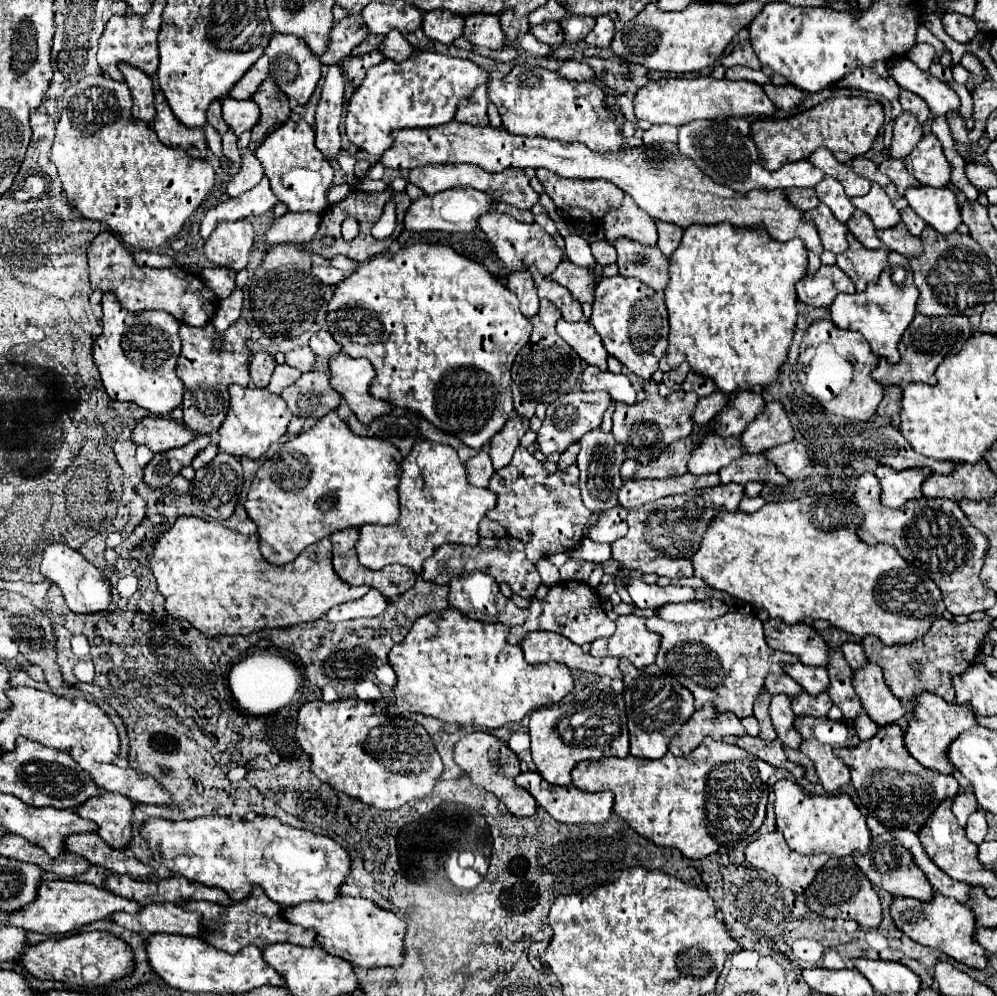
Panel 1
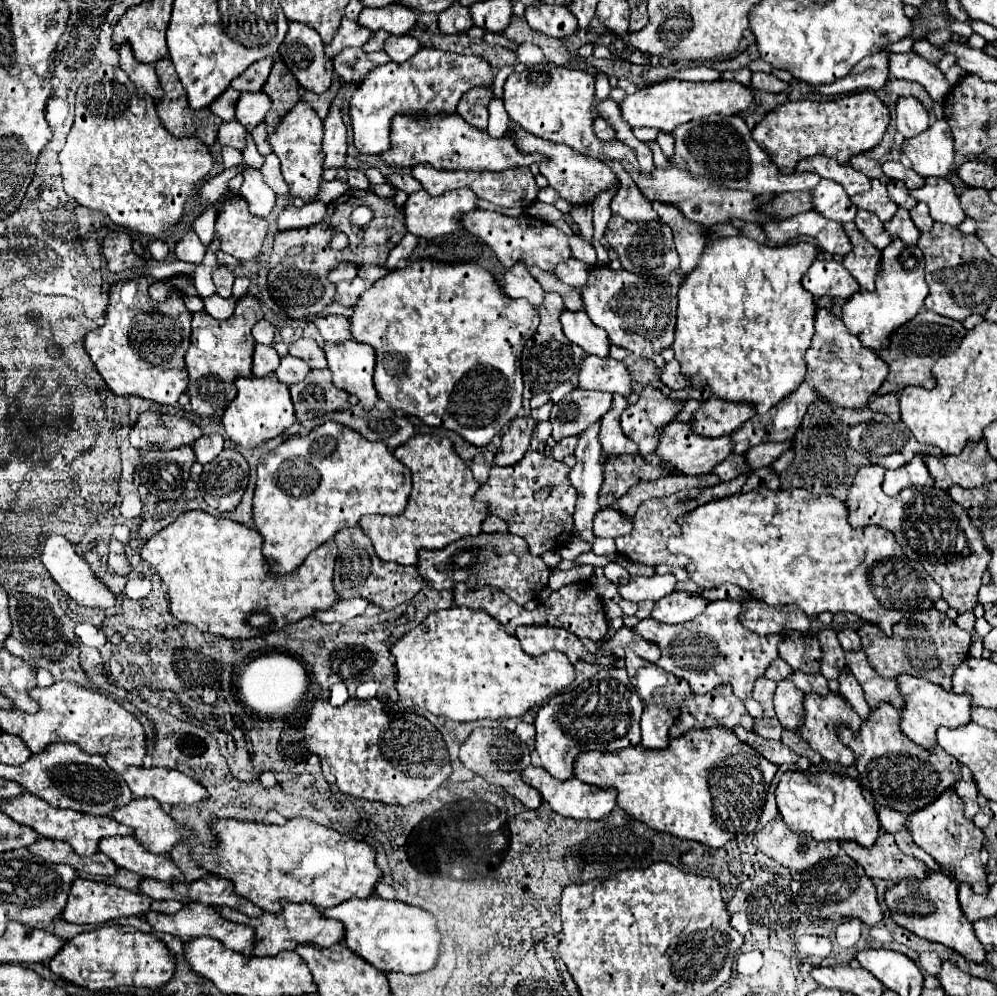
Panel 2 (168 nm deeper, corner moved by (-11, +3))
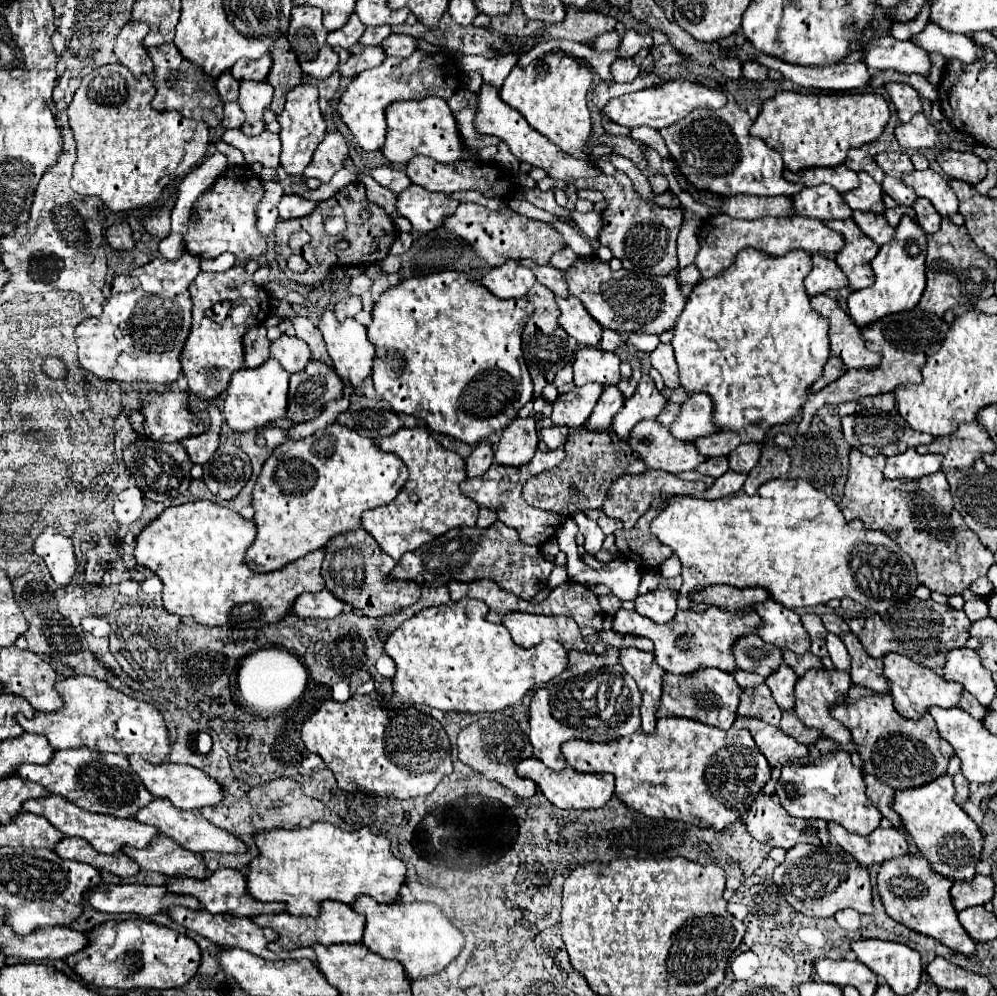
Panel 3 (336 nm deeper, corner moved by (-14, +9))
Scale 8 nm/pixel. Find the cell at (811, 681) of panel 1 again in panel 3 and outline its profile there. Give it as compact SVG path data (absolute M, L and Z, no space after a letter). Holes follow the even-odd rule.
M770 599L764 603L756 603L754 611L762 617L762 623L764 623L756 631L756 635L762 641L774 643L780 649L790 649L798 655L810 651L810 637L806 635L798 613Z

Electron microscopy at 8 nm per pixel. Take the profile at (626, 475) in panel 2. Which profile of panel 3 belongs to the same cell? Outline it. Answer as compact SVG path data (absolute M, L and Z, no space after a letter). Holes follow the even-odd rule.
M578 427L568 431L568 439L562 445L566 451L566 459L554 467L552 471L542 471L542 475L534 475L526 481L522 489L522 497L528 505L546 509L546 511L558 511L562 515L576 515L578 511L598 509L602 507L606 499L606 491L610 483L624 473L638 475L646 471L646 465L642 459L626 445L626 441L618 439L612 429L606 431L590 431L588 427ZM578 487L578 491L574 491Z

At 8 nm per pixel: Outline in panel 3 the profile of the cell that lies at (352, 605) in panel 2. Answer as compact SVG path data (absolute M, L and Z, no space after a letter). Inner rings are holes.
M328 589L322 593L302 593L298 595L298 601L294 601L292 613L300 619L316 617L316 619L330 619L342 613L346 603L336 599Z

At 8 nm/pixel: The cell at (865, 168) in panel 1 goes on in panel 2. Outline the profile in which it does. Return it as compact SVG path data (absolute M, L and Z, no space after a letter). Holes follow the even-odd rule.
M857 155L857 157L851 157L849 165L853 165L857 171L865 173L865 175L871 177L871 179L877 177L877 179L881 179L883 183L889 183L889 179L887 179L887 175L883 173L881 165L879 165L875 159L871 159L869 155Z

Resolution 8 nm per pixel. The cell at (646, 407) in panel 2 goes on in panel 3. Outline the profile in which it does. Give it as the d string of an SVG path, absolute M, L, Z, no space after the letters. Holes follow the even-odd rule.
M642 375L634 395L624 401L622 411L614 415L612 419L612 429L620 439L628 437L628 431L642 419L652 419L656 417L666 405L664 395L656 389L654 381L648 375Z

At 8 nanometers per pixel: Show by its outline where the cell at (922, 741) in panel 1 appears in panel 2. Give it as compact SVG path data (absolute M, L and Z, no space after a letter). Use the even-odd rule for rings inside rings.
M901 675L897 679L897 685L901 693L905 695L905 709L901 711L901 729L903 733L923 749L933 749L937 745L935 733L939 727L957 729L971 723L971 697L969 695L957 695L939 689L939 685L913 677L913 675Z

